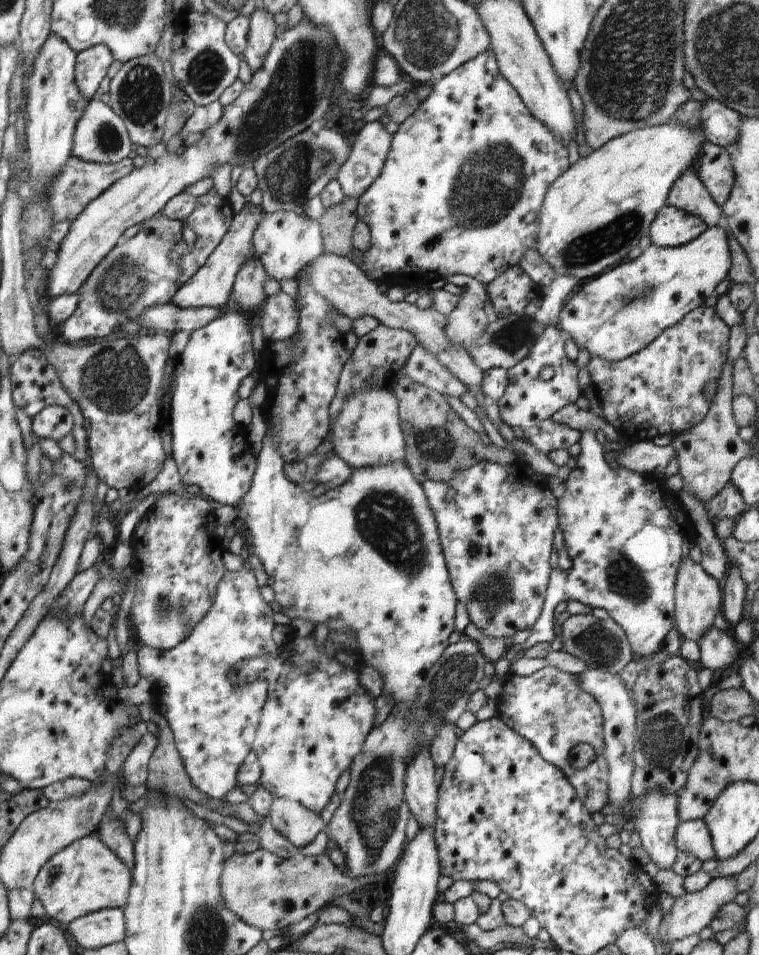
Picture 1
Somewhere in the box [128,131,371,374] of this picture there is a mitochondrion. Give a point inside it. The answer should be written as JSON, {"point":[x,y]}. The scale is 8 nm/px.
{"point":[288,176]}

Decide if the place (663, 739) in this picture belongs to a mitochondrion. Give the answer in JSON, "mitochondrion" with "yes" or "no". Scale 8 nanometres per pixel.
{"mitochondrion":"yes"}

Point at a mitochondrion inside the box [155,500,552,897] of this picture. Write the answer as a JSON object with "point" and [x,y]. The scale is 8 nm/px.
{"point":[374,813]}

